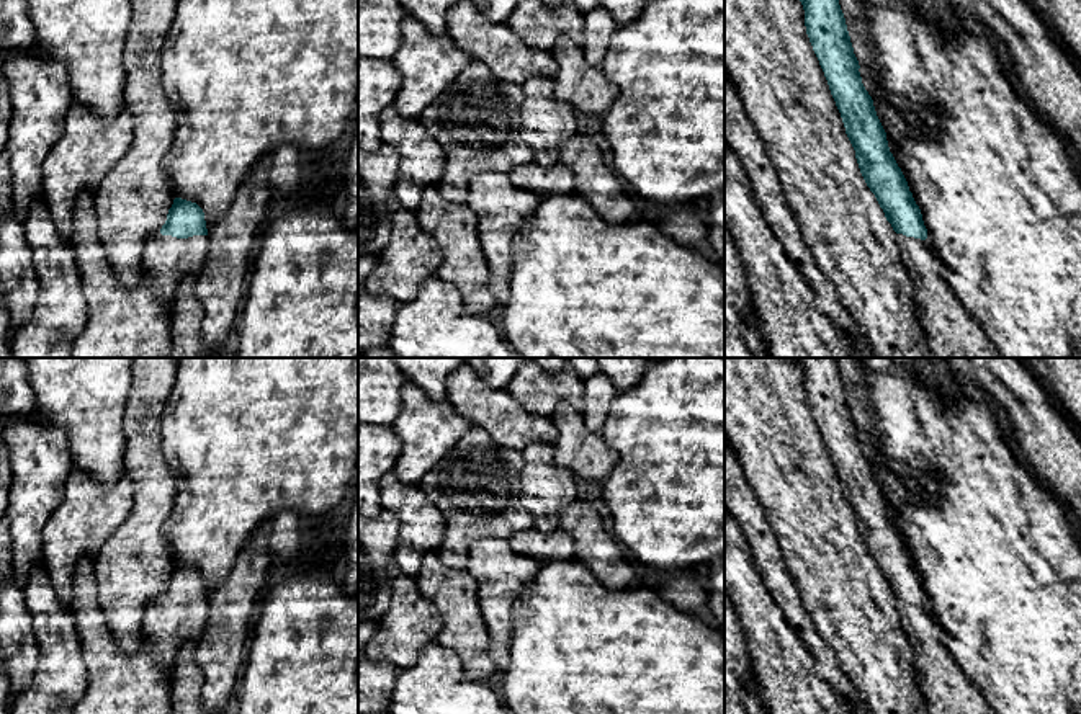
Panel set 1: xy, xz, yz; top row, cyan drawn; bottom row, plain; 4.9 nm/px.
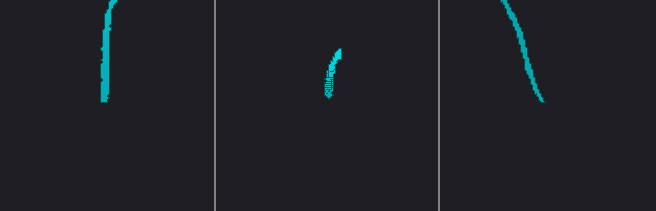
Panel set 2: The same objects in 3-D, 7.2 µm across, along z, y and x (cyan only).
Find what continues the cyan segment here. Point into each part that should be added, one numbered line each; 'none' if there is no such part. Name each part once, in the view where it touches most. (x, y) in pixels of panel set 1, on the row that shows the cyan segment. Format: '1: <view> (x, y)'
1: xy (167, 258)

